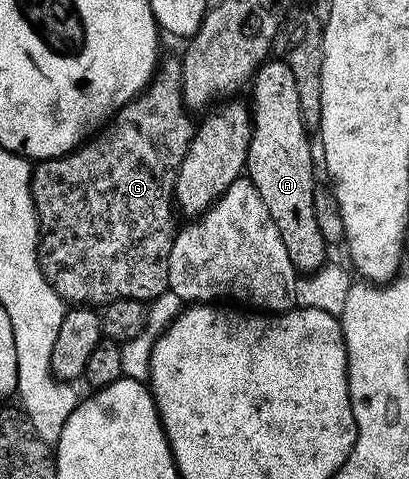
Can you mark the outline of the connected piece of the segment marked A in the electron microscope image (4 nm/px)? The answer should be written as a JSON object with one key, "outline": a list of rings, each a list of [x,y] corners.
{"outline":[[[286,61],[271,62],[264,62],[253,76],[255,103],[245,175],[257,193],[261,193],[261,201],[265,201],[265,209],[269,209],[273,225],[277,225],[277,233],[281,233],[285,249],[289,249],[289,261],[293,261],[296,272],[310,273],[329,259],[329,244],[322,236],[313,213],[317,159],[311,156],[311,143],[307,140],[309,127],[301,117],[301,101],[297,101],[293,69],[289,69]]]}

